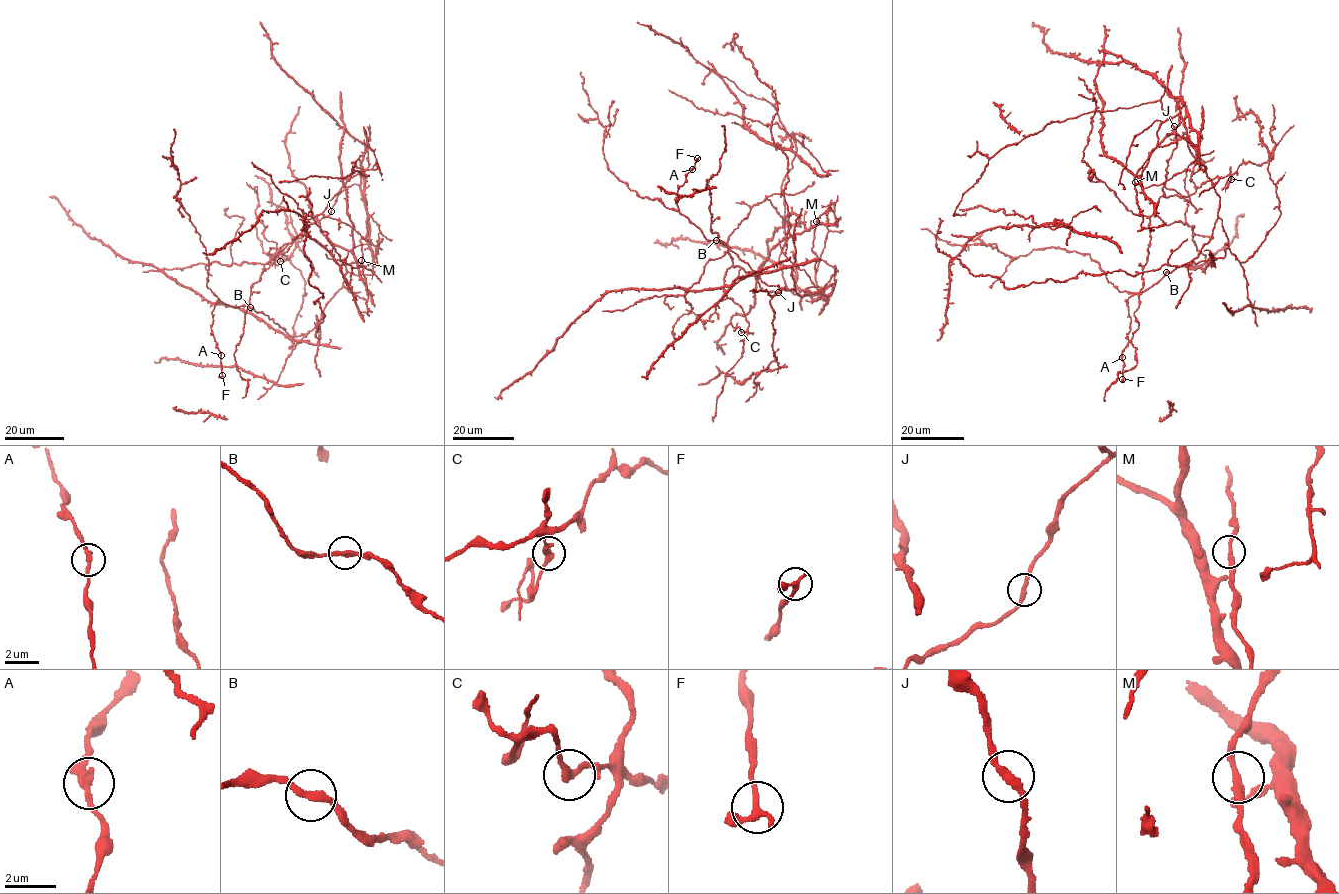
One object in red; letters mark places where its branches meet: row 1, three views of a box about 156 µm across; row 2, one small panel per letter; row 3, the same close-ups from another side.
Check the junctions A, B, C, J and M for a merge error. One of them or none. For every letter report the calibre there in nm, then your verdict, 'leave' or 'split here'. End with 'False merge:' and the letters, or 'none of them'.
A: 280 nm | split here
B: 260 nm | leave
C: 260 nm | leave
J: 280 nm | leave
M: 280 nm | leave
False merge: A

